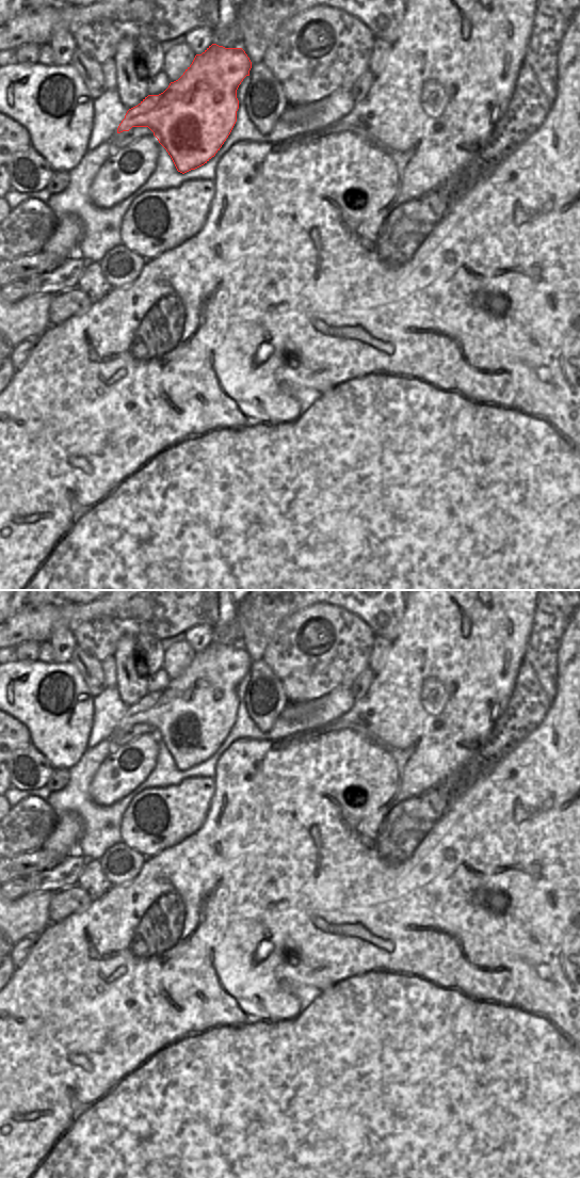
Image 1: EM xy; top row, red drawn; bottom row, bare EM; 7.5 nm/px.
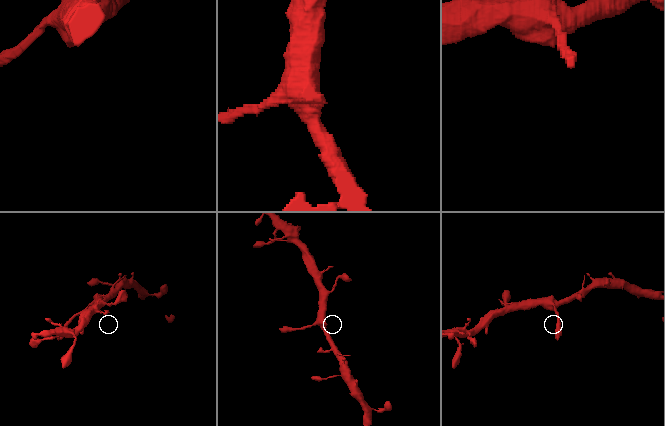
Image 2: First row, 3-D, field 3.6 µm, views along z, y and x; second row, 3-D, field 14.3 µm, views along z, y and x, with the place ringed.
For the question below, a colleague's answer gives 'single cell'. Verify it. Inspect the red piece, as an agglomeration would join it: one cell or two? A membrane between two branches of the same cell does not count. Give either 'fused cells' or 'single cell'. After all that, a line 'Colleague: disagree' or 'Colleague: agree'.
fused cells
Colleague: disagree

